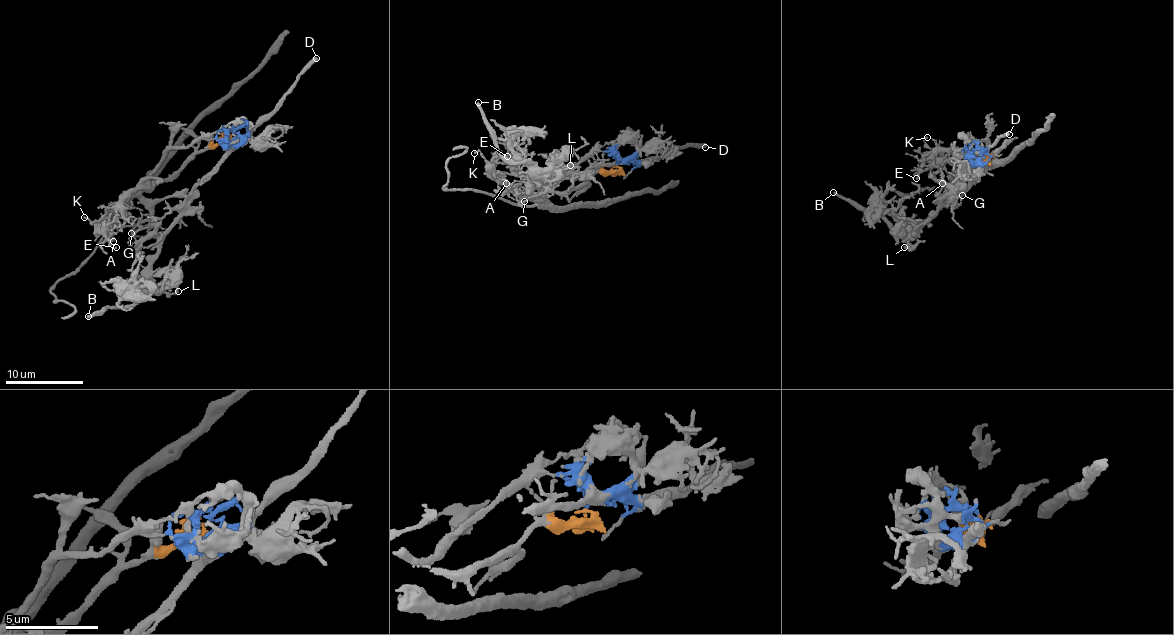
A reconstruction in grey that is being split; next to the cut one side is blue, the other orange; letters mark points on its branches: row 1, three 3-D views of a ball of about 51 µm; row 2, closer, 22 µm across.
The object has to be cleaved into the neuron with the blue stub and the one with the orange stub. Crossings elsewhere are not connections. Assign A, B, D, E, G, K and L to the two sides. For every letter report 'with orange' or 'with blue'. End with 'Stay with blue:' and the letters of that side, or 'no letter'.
A: with orange
B: with blue
D: with blue
E: with orange
G: with orange
K: with orange
L: with blue
Stay with blue: B, D, L

